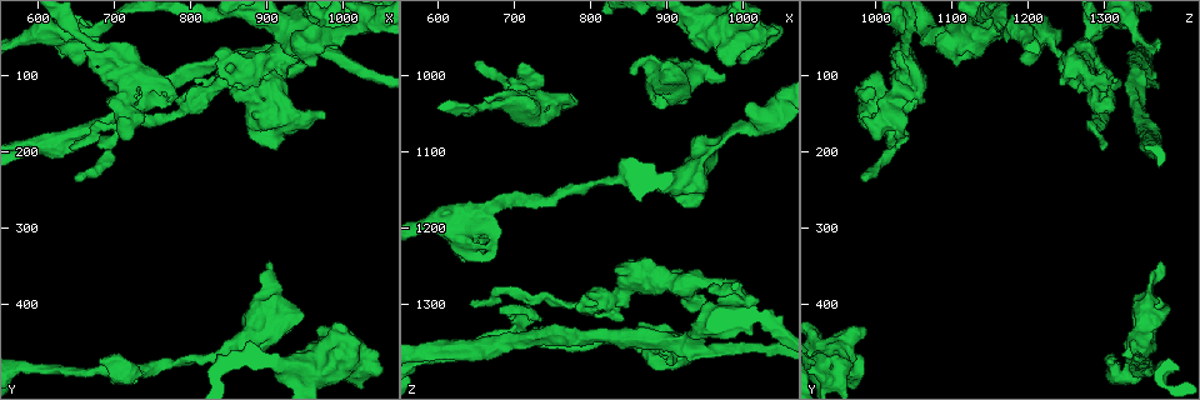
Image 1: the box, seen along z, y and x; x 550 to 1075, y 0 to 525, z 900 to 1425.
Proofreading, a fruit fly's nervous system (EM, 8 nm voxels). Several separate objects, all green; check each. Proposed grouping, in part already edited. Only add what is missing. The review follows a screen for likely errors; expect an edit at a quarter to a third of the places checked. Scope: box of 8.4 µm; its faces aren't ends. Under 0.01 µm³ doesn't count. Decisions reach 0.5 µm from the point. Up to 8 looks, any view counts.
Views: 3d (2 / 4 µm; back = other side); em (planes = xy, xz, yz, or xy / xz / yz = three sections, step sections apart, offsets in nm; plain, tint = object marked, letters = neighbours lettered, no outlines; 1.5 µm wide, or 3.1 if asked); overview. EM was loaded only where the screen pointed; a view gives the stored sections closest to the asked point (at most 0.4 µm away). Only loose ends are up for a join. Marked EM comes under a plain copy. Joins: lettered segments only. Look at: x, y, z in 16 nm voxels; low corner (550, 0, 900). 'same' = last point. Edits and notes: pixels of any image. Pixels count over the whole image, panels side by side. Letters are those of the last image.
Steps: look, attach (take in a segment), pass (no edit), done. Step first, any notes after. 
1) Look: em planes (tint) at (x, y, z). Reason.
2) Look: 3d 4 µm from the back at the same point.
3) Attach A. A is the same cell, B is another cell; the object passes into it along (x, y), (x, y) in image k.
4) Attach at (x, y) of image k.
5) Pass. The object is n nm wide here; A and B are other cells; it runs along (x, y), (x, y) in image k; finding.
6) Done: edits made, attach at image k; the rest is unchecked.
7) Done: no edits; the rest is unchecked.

Look: em planes (letters) at (740, 155, 1005). Branch stops here.

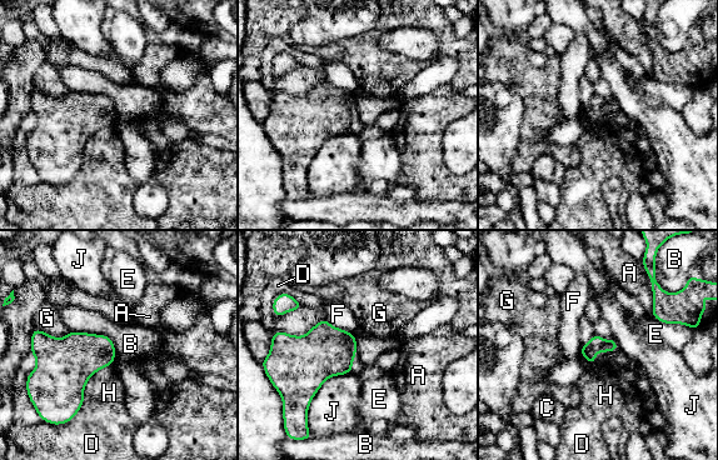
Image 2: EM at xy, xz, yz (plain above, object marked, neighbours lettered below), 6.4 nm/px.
Pass. A, B, C, D, E, F, G, H and J are other cells; a border runs along (71, 330), (105, 334), (116, 353) in image 2; no lettered segment goes on from it.

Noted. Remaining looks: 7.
Look: 3d 4 µm at (990, 440, 985).

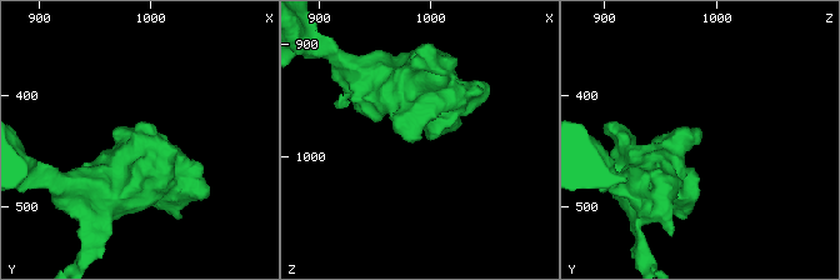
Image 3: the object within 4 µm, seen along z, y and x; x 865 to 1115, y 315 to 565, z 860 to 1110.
Look: em yz step 4 (letters) at (986, 440, 988). Shape alone is not enough.

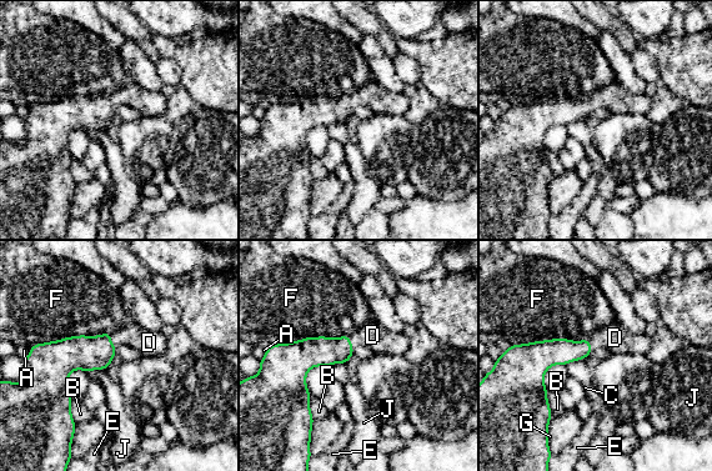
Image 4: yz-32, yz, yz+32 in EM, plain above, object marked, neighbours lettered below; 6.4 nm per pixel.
Look: em planes (letters) at the same point.

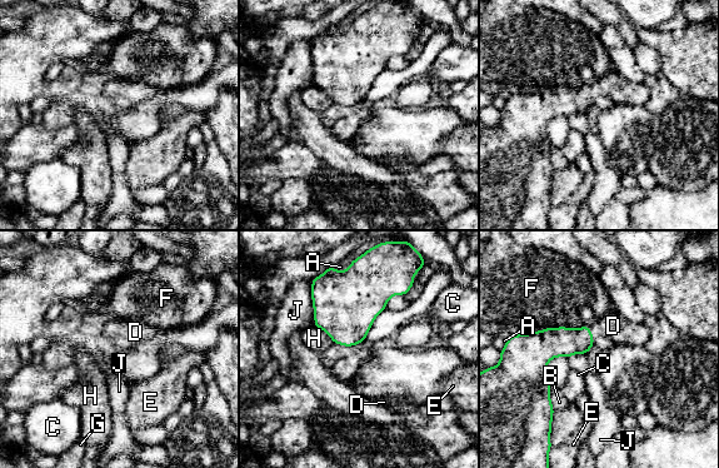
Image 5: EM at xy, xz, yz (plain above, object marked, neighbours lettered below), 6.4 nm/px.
Attach D. D is the same cell, A, B, C, E, F, G, H and J are other cells; the object passes into it along (564, 342), (590, 332), (613, 325) in image 5; the neuron continues.

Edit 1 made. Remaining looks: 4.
Look: 3d 4 µm at (975, 155, 1000). An open end.

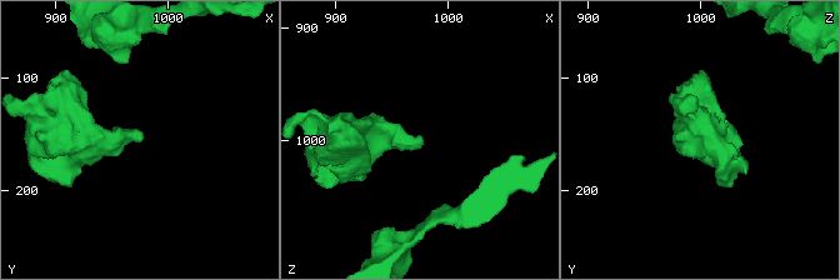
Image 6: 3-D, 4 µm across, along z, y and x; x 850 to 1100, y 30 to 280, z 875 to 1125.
Look: em planes (tint) at (978, 152, 1002).

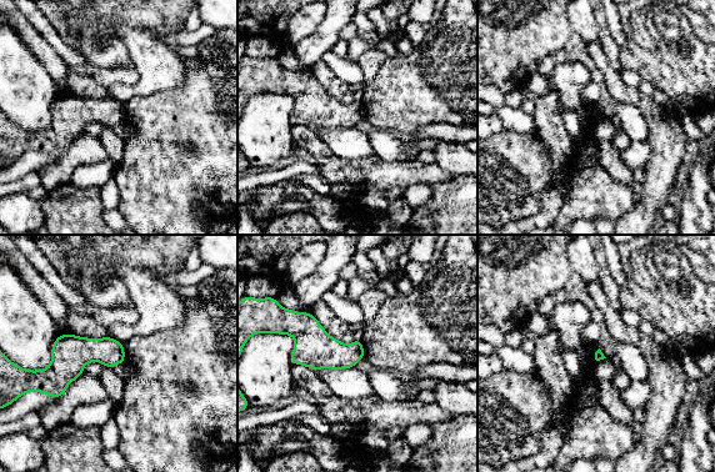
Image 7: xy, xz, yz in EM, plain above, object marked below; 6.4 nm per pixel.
Look: em planes (letters) at the same point. What lies round it.

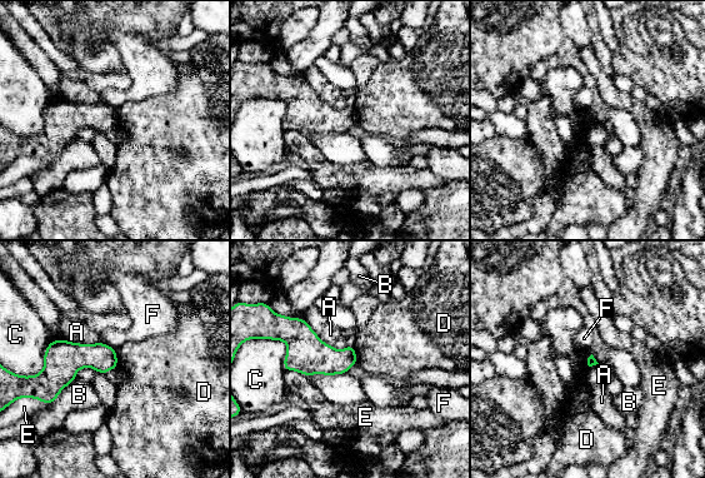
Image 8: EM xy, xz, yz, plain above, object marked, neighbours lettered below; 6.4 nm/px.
Pass. The longest contact is with A, 340 nm; A, B, C, D, E and F are other cells; none of them fits.

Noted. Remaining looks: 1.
Done: edits made, attach at image 5; the rest is unchecked.

